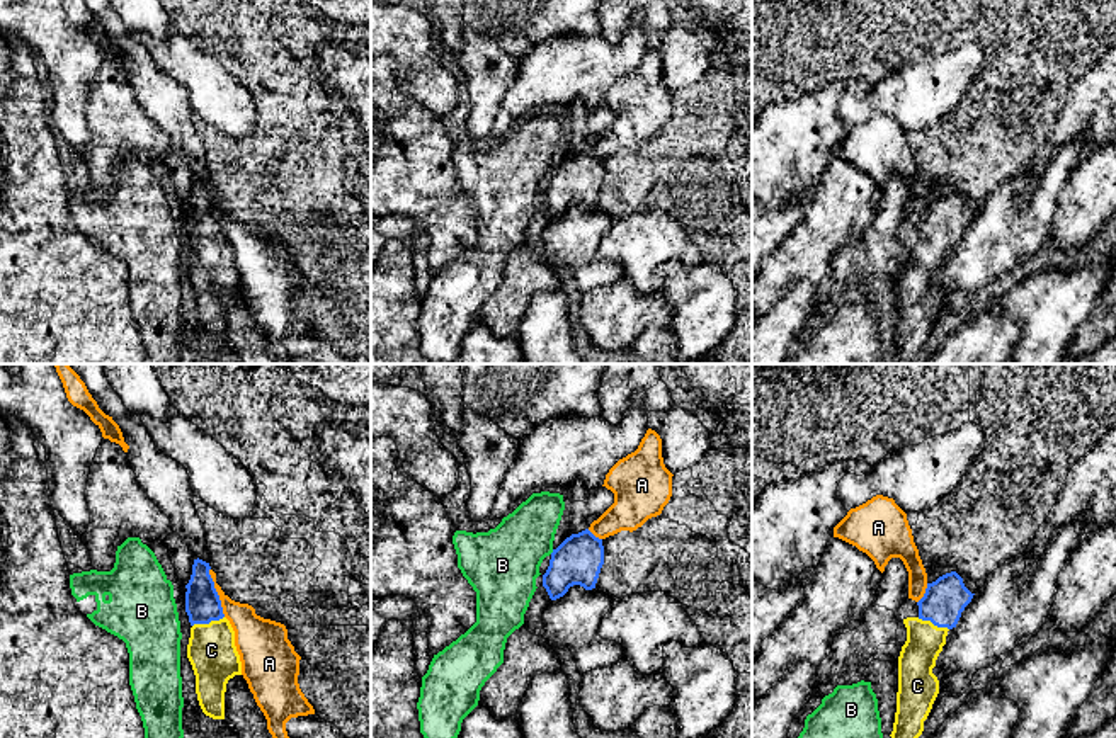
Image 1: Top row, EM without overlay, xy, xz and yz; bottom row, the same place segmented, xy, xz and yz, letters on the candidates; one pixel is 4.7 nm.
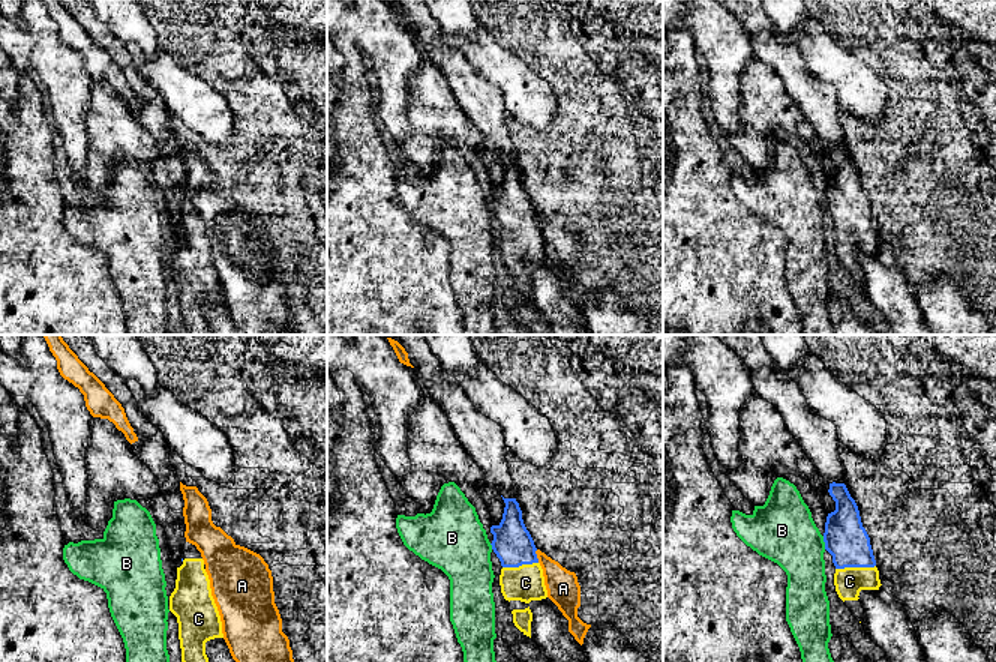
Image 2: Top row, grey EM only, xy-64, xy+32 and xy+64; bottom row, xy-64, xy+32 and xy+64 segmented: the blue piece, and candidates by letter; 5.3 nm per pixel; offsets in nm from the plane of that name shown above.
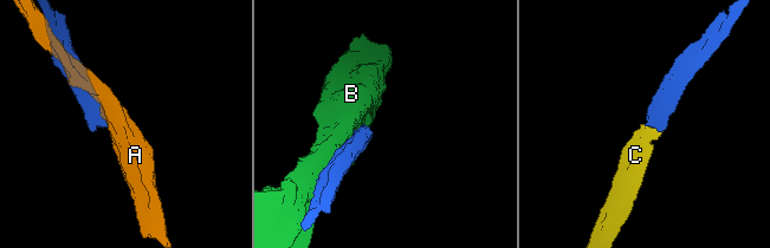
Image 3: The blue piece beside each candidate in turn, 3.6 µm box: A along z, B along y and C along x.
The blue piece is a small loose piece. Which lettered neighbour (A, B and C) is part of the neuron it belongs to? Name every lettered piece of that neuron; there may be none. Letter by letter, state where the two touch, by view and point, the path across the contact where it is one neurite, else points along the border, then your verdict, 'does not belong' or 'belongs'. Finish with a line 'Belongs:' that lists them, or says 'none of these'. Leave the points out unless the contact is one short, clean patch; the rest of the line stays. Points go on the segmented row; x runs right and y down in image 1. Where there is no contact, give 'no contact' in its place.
A: meets blue in xy at (216, 592); border along xy (210, 568), (210, 577), (225, 616); does not belong
B: meets blue in xz at (553, 551); does not belong
C: meets blue in xy at (208, 623); runs through xy (203, 604), (208, 623), (211, 650); belongs
Belongs: C

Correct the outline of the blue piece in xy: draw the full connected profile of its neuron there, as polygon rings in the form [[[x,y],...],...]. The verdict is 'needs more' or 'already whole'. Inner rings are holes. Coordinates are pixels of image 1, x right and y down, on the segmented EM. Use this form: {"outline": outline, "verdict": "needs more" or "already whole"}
{"outline": [[[194,559],[185,585],[185,612],[192,626],[187,658],[196,675],[196,694],[202,712],[213,719],[225,719],[226,684],[242,675],[242,661],[235,631],[223,614],[209,570],[209,563]]], "verdict": "needs more"}

